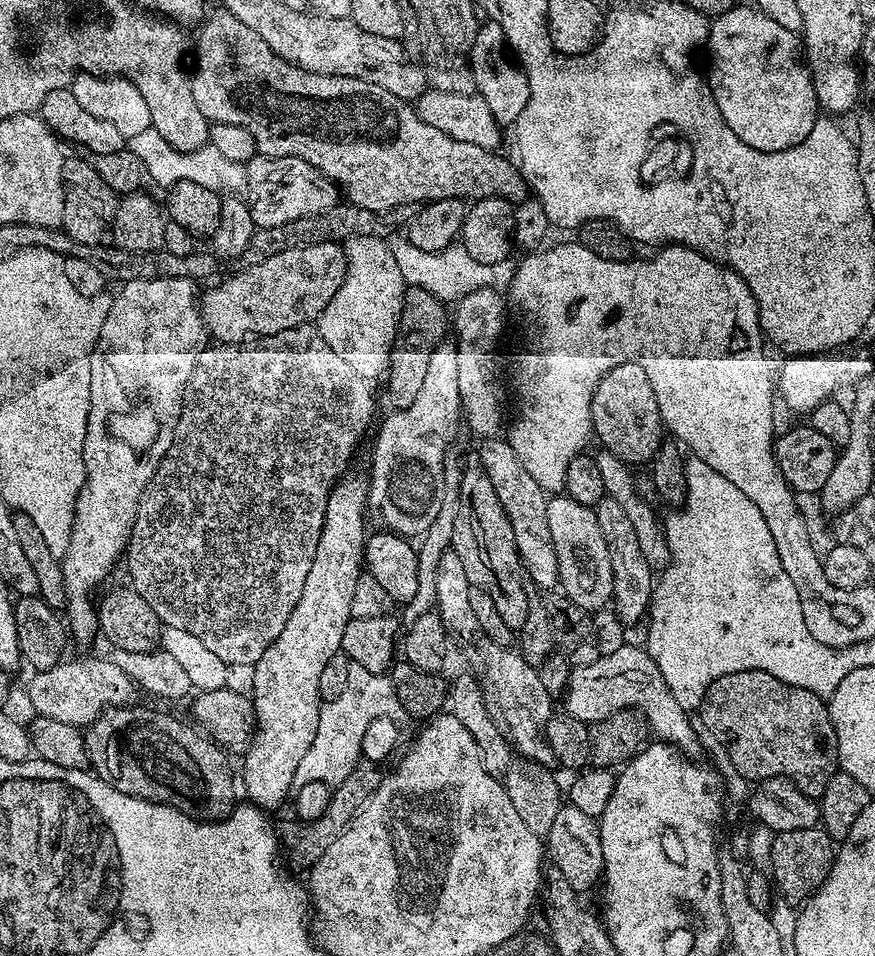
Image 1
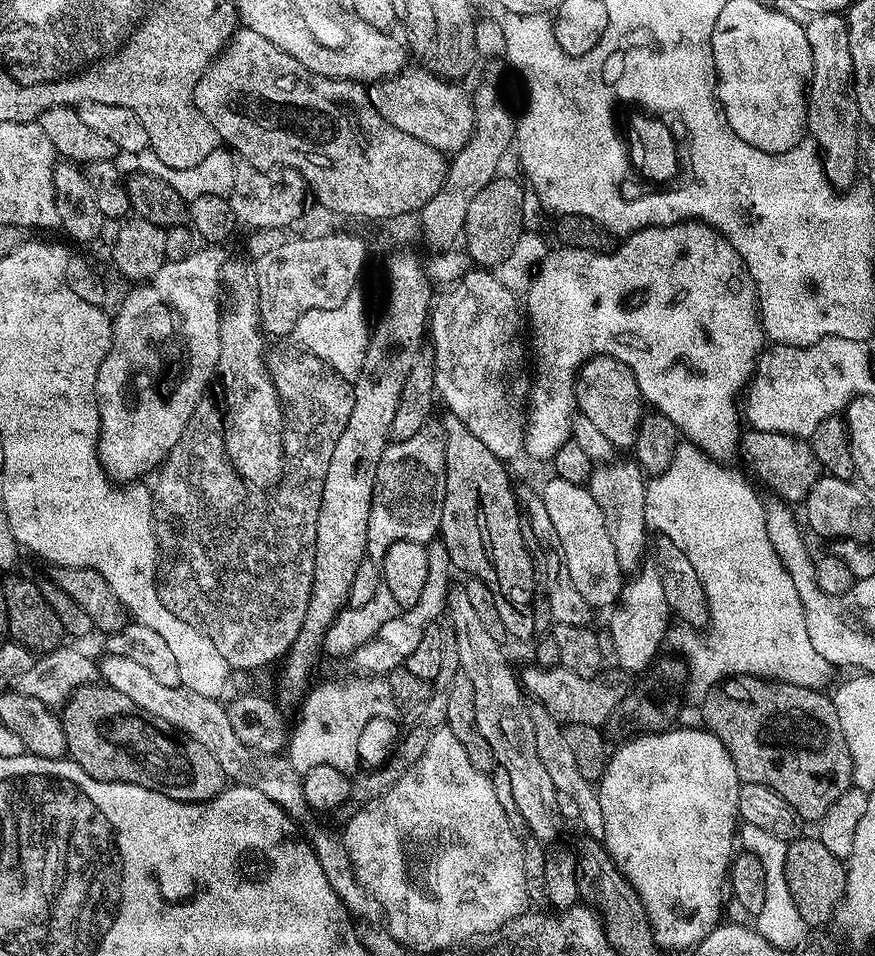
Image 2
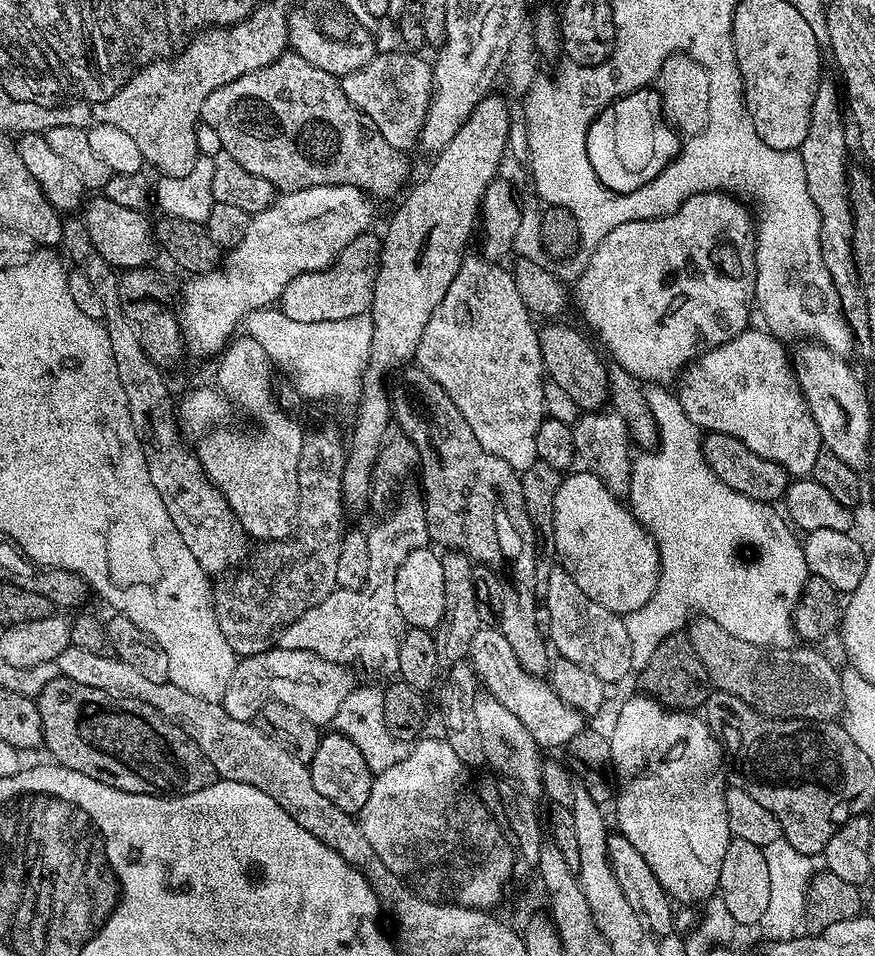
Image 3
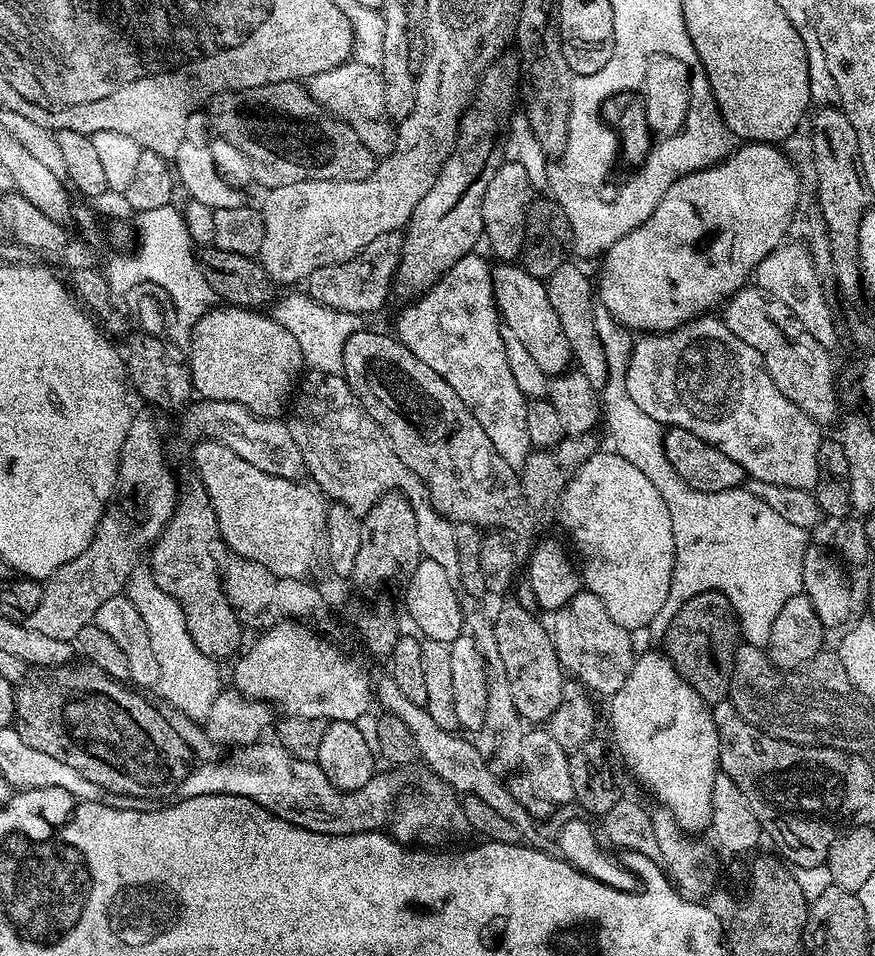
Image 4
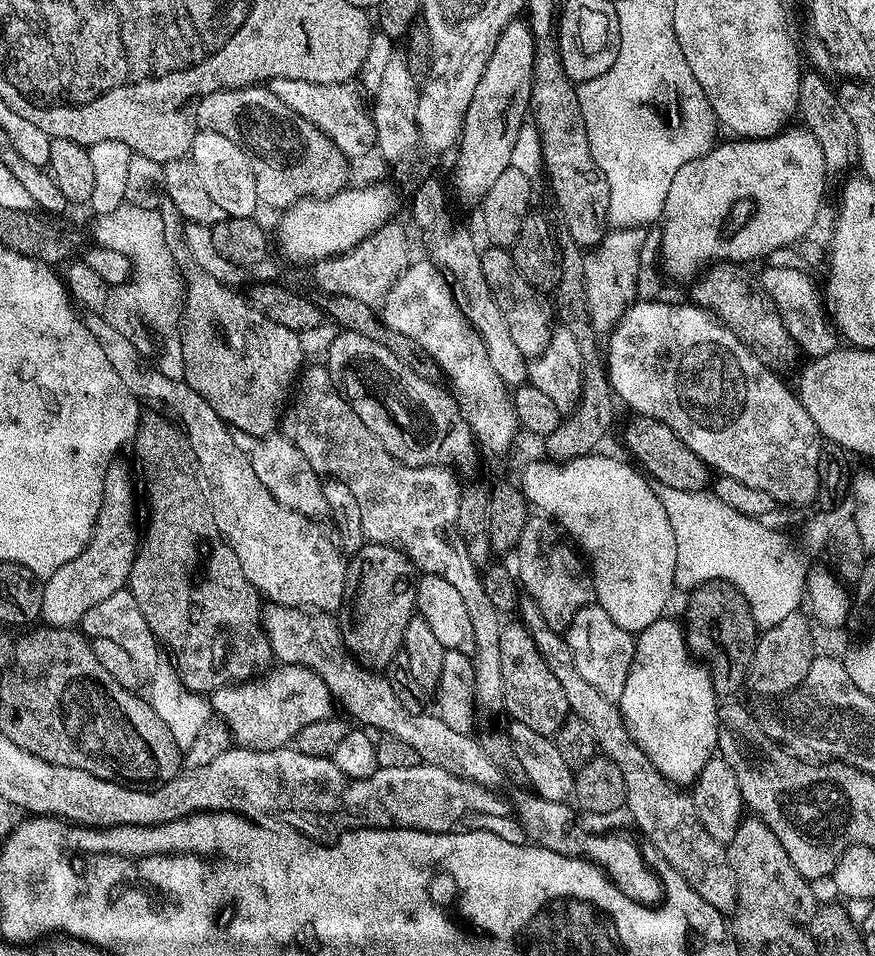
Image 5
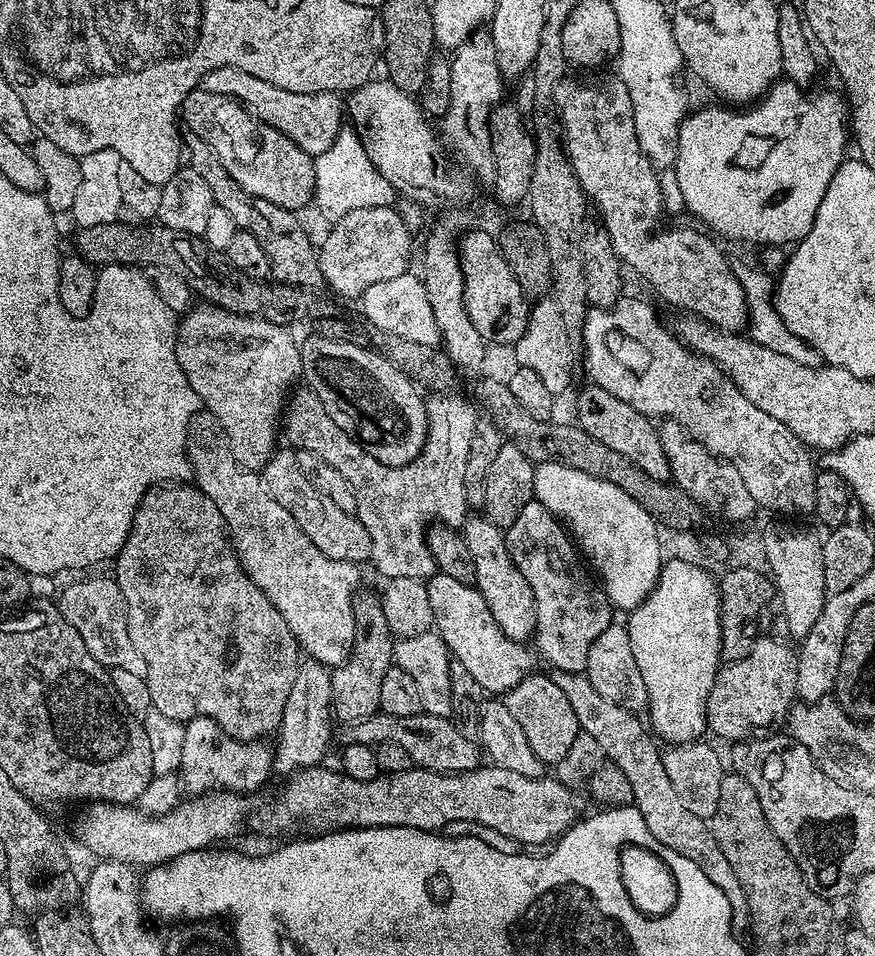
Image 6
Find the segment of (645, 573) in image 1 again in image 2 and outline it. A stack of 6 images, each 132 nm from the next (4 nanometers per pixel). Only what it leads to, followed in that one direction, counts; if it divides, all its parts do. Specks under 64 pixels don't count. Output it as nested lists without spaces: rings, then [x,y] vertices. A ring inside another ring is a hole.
[[[613,458],[607,462],[600,462],[593,467],[592,476],[586,485],[588,492],[598,502],[598,510],[602,510],[602,518],[606,518],[606,530],[610,530],[610,543],[614,545],[614,554],[618,554],[618,566],[626,574],[632,574],[641,567],[640,562],[644,558],[644,550],[648,546],[650,529],[646,522],[646,473],[635,459],[619,460]]]

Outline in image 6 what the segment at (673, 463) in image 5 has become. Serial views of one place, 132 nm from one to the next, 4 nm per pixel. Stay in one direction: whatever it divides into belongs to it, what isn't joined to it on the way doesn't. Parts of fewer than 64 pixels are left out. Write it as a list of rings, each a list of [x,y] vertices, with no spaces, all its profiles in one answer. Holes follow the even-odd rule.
[[[593,384],[586,385],[576,400],[576,418],[579,427],[586,430],[592,438],[598,439],[604,446],[610,447],[623,457],[630,459],[640,469],[646,471],[650,478],[658,481],[671,479],[671,459],[653,426],[651,417],[614,397],[609,391]]]

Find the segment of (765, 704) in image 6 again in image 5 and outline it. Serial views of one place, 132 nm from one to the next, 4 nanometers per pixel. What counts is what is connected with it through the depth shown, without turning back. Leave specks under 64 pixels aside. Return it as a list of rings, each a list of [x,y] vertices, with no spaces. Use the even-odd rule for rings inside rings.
[[[799,611],[782,618],[778,626],[763,629],[759,633],[752,663],[748,667],[747,687],[753,688],[760,696],[779,698],[788,695],[806,678],[814,659],[812,652],[812,628],[809,617]]]

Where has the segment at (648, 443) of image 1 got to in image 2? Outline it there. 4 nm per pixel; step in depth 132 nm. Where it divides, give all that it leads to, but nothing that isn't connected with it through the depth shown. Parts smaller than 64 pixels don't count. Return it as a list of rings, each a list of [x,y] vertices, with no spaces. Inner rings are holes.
[[[591,356],[576,373],[576,408],[579,415],[590,418],[592,425],[610,438],[613,449],[631,449],[636,442],[636,430],[646,404],[638,390],[632,368],[613,356]]]

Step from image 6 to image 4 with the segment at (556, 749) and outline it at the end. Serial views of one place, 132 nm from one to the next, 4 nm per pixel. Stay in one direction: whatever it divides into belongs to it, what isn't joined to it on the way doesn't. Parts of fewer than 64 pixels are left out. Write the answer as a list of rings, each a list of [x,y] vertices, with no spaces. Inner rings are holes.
[[[517,602],[510,603],[509,608],[504,608],[494,616],[494,638],[498,642],[498,654],[502,658],[502,666],[506,674],[506,682],[510,686],[510,694],[514,698],[514,706],[525,722],[540,726],[551,720],[554,710],[558,710],[562,690],[566,683],[566,673],[560,666],[560,659],[554,650],[551,631],[544,628],[535,619],[533,613],[527,612]]]

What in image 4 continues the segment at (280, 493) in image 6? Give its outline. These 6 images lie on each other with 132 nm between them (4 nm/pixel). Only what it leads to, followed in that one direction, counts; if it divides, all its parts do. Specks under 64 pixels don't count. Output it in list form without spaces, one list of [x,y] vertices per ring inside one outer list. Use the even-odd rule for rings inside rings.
[[[203,398],[189,403],[184,414],[184,424],[190,435],[197,435],[196,437],[206,440],[218,440],[222,446],[230,446],[230,450],[234,450],[238,458],[246,458],[250,466],[258,466],[258,470],[266,474],[274,474],[278,478],[293,482],[299,481],[305,475],[302,450],[298,450],[298,442],[294,442],[292,432],[283,419],[257,416],[247,406],[238,402]]]

